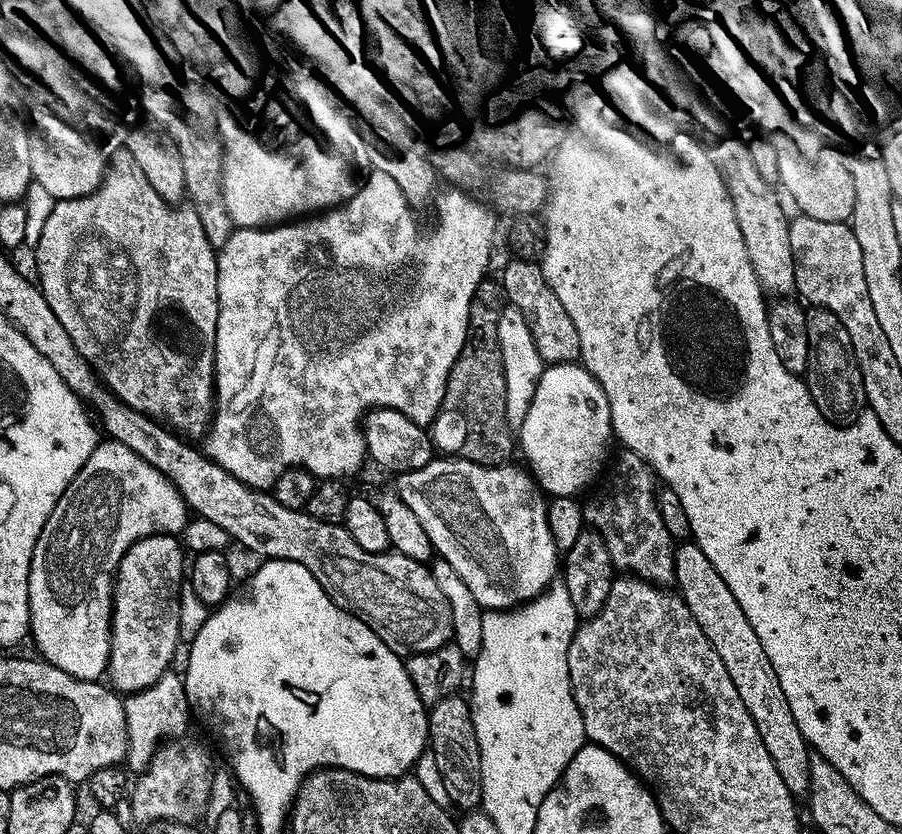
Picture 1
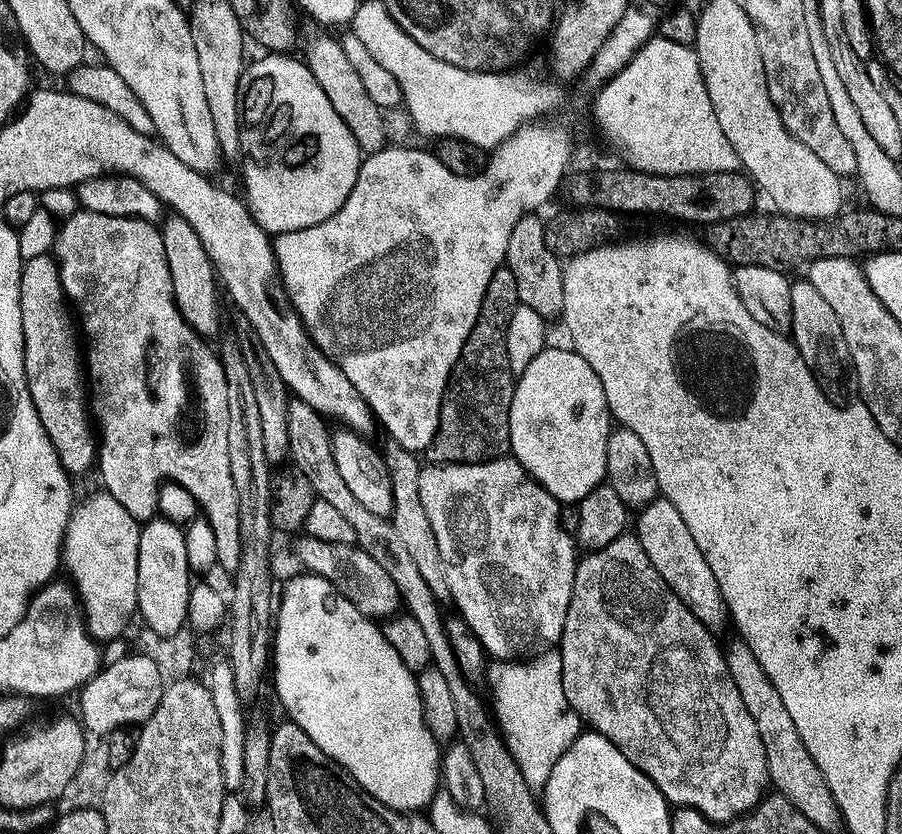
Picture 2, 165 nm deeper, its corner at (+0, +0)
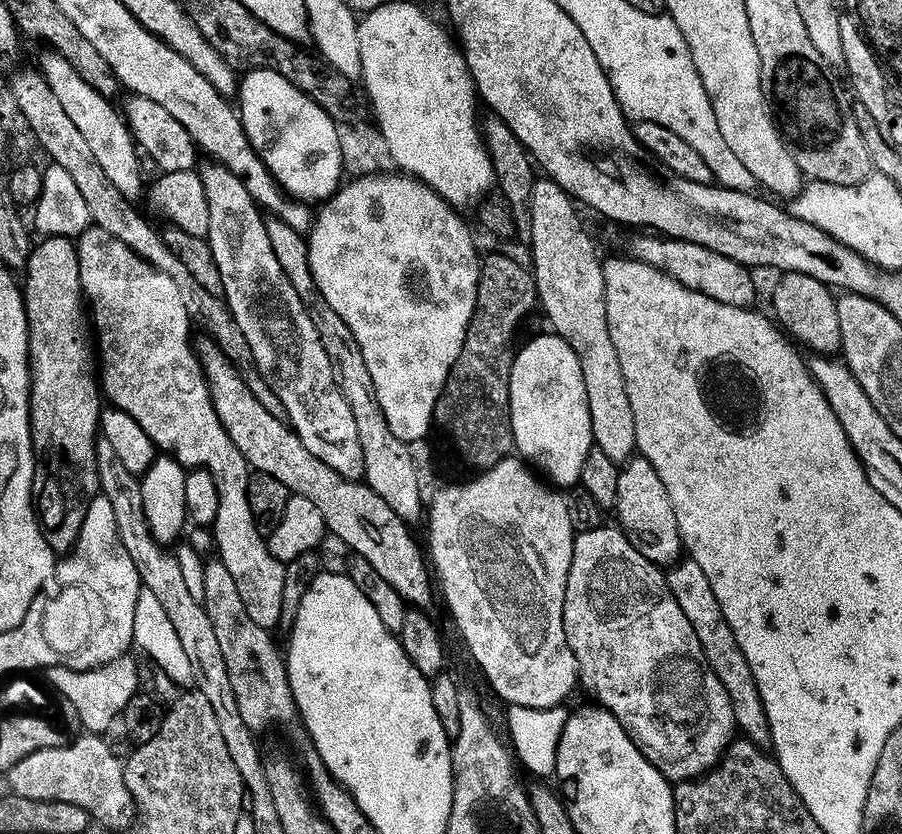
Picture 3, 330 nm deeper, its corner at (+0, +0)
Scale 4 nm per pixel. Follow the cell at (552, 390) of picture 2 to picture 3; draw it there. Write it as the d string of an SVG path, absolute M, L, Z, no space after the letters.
M555 334L536 336L529 344L524 344L521 348L519 345L518 351L513 355L510 370L510 422L515 451L529 465L535 466L553 485L561 489L568 490L579 485L582 466L588 457L588 451L594 445L586 387L578 355L574 354L574 350L562 337Z

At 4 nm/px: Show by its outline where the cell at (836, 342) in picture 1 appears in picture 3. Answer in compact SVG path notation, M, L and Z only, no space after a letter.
M785 272L779 279L772 288L772 308L776 311L775 323L793 341L801 340L806 347L813 348L813 353L829 358L835 357L840 352L842 326L838 326L838 310L833 289L818 282L818 278L810 278L810 274Z

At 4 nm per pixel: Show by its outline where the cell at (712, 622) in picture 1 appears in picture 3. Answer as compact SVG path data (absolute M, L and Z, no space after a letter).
M633 455L620 468L614 511L620 519L620 531L630 542L630 546L634 546L638 554L642 554L642 558L657 566L671 566L681 559L682 541L678 530L678 518L674 518L674 506L670 506L670 494L666 494L666 486L662 486L658 470L650 466L645 456Z

